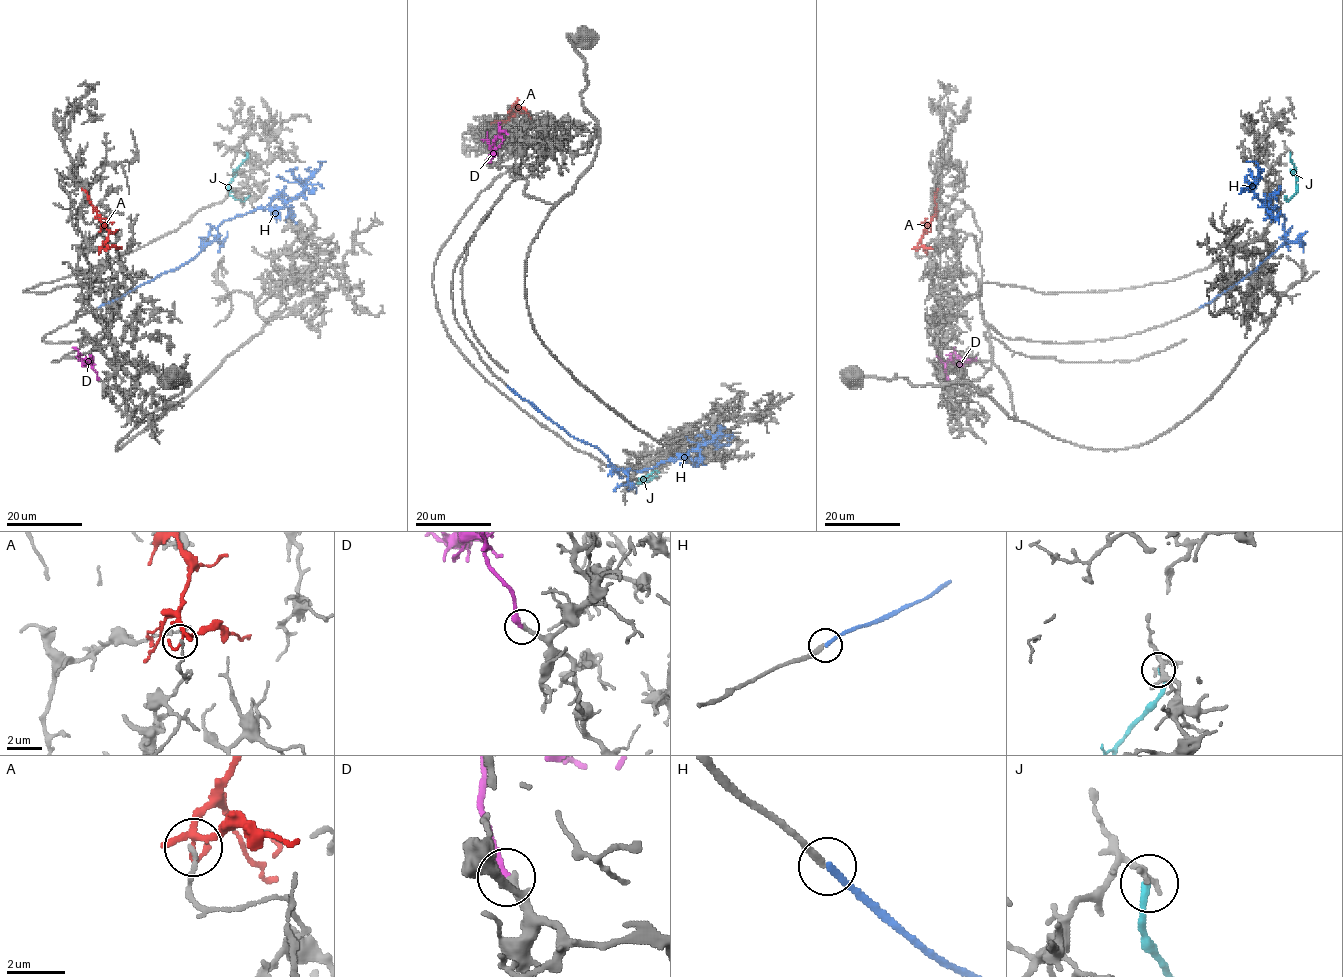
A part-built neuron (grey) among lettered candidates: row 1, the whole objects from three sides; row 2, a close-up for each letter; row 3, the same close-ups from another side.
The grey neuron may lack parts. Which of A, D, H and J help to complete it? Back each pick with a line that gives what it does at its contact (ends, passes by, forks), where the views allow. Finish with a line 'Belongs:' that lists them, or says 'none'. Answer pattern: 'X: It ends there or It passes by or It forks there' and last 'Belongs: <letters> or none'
D: It ends there
H: It ends there
Belongs: D, H

